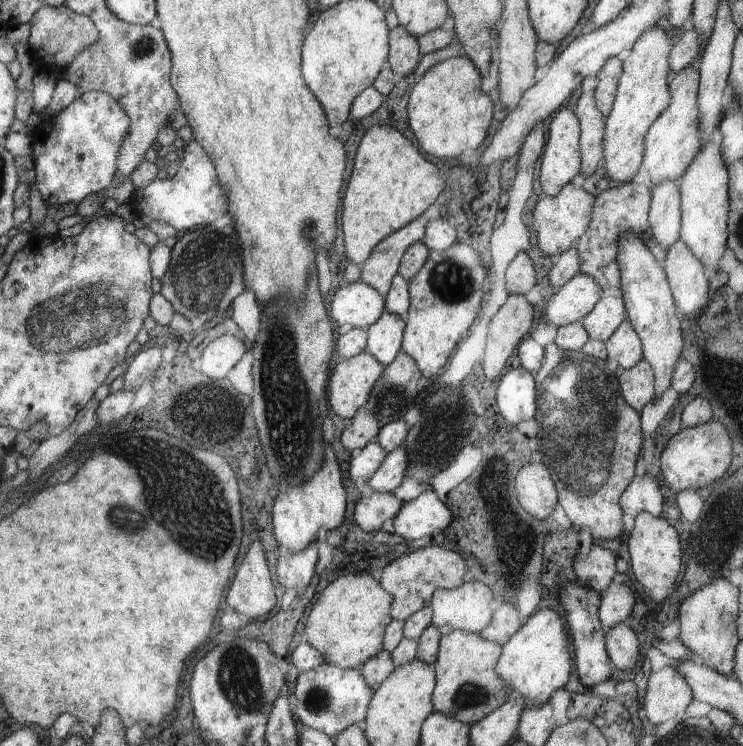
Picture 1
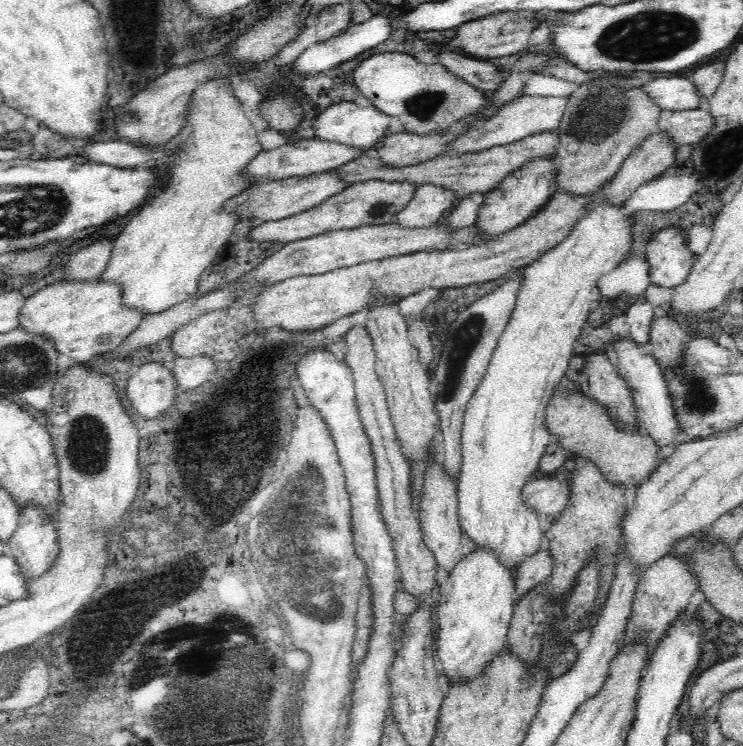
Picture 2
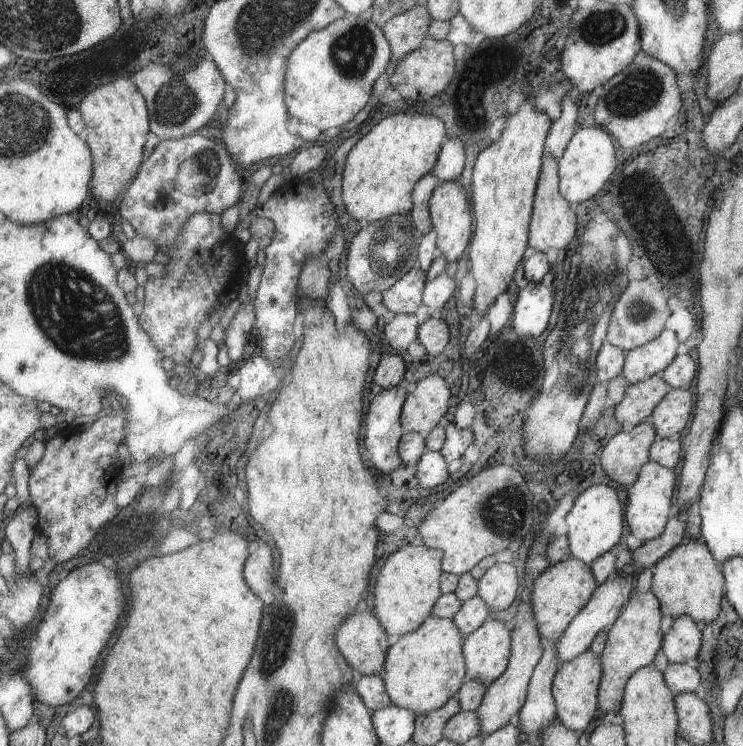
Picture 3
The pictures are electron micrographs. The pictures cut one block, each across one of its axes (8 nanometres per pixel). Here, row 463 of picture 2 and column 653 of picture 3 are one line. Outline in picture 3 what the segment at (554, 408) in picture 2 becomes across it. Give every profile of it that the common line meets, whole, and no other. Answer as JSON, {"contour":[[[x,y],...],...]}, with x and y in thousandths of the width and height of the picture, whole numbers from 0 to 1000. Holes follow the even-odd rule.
{"contour":[[[852,788],[849,799],[841,804],[841,815],[830,826],[830,831],[814,845],[817,861],[806,879],[809,898],[812,898],[809,917],[806,917],[806,952],[812,952],[814,957],[833,952],[833,946],[838,941],[838,928],[841,928],[844,912],[860,895],[871,895],[879,887],[887,866],[892,866],[890,845],[887,845],[890,823],[892,820],[890,820],[887,802],[876,791],[865,796],[865,794],[857,794],[857,788]]]}

